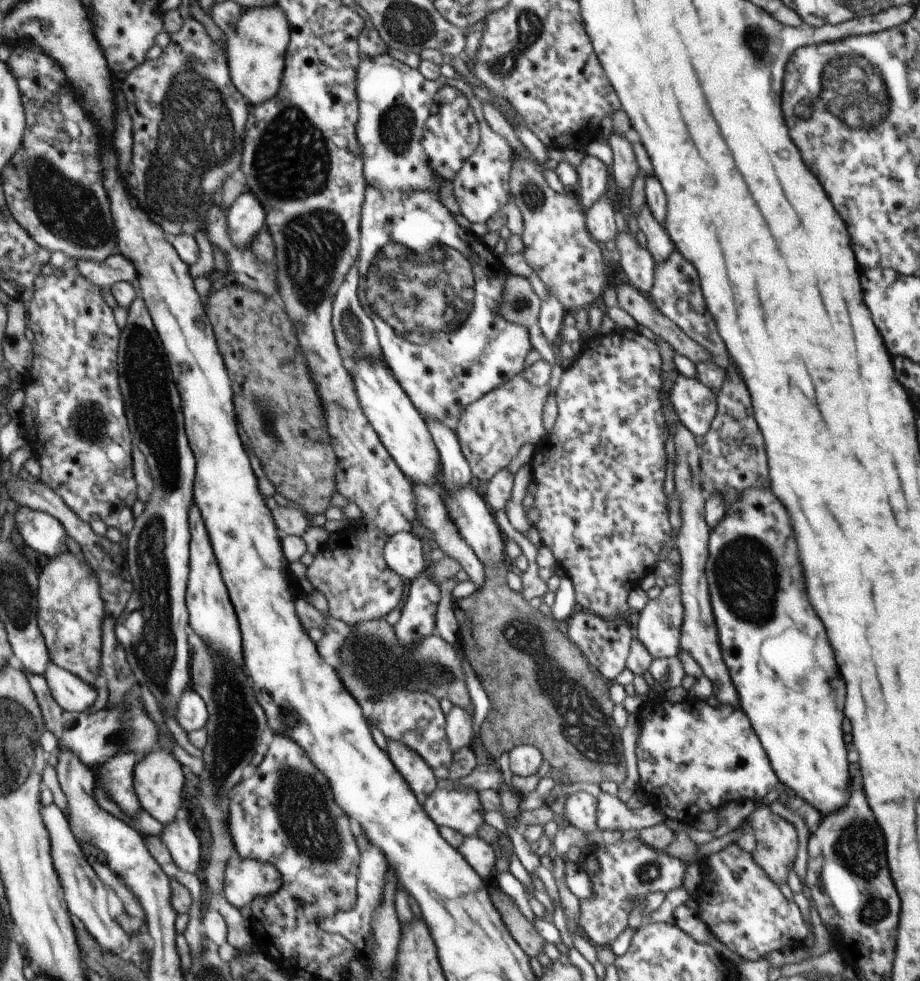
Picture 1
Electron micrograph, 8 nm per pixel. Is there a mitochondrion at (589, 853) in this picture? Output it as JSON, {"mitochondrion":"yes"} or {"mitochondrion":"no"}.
{"mitochondrion":"no"}

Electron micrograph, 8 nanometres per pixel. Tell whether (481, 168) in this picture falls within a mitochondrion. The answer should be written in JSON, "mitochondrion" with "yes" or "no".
{"mitochondrion":"no"}

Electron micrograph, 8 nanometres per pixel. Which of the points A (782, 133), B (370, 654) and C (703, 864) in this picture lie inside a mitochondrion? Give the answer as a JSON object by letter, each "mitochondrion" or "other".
{"A":"other","B":"mitochondrion","C":"other"}

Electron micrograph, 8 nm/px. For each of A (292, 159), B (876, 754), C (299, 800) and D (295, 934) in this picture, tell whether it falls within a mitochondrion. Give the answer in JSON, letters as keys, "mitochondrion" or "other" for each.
{"A":"mitochondrion","B":"other","C":"mitochondrion","D":"other"}

